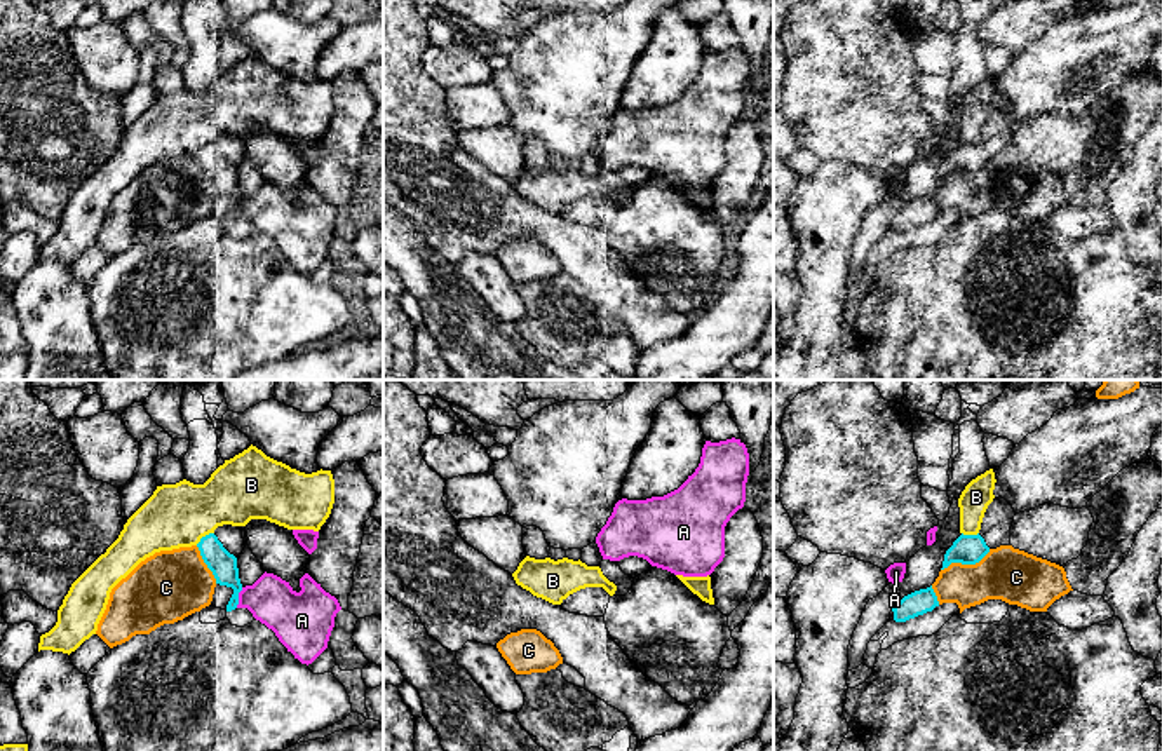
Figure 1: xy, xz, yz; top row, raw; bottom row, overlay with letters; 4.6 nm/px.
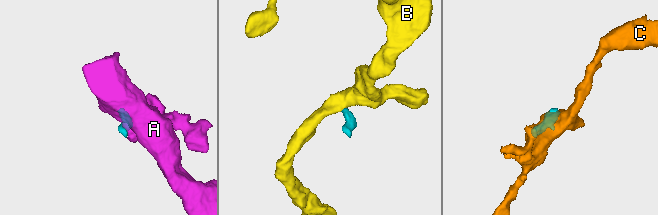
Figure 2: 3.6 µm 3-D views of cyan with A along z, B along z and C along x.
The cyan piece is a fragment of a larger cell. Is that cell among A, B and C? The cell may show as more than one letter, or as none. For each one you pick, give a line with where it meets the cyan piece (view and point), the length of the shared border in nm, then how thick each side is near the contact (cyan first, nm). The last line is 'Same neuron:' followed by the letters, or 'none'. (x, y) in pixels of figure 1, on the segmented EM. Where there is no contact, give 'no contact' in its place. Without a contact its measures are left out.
Same neuron: none

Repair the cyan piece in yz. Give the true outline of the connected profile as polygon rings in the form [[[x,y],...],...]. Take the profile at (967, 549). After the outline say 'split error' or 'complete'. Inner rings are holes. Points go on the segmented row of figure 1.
[[[993,498],[984,512],[979,533],[962,533],[946,551],[941,570],[948,568],[951,563],[976,565],[991,549],[1009,545],[1014,516],[1016,512],[1005,498]]]; split error

